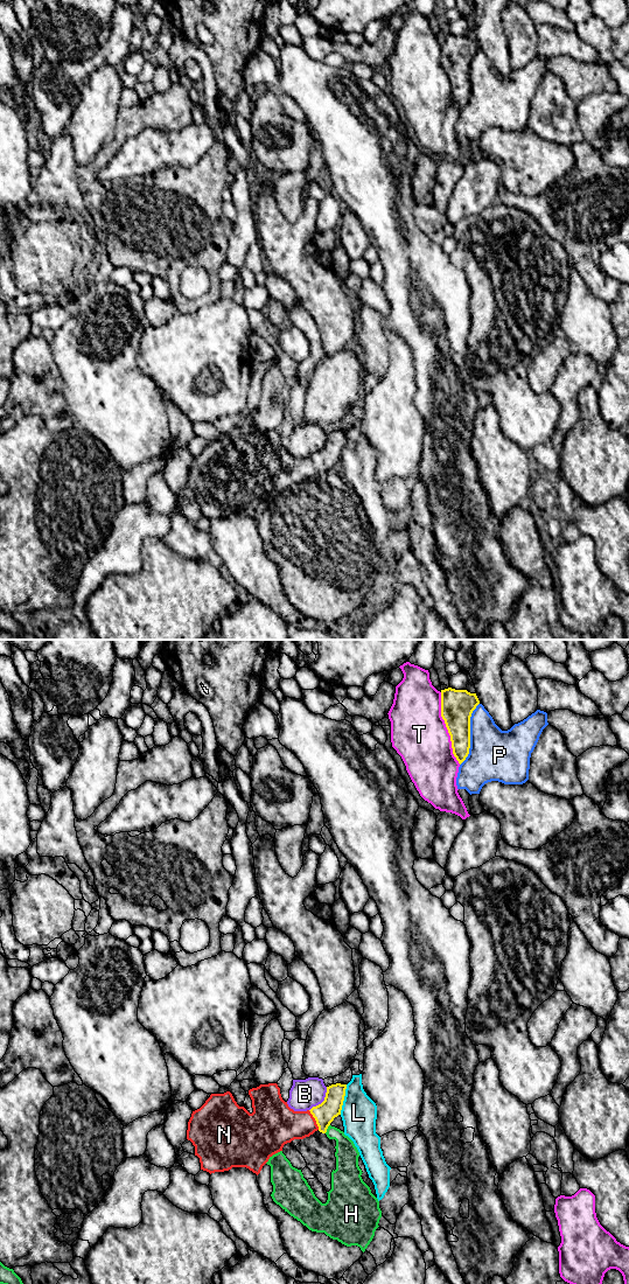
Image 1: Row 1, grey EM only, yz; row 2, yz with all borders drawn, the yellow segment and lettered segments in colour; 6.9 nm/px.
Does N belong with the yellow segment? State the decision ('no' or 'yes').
yes

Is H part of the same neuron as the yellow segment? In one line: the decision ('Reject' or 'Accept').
Reject

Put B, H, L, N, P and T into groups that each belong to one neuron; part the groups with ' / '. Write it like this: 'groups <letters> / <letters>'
groups B / H / L / N / P / T

